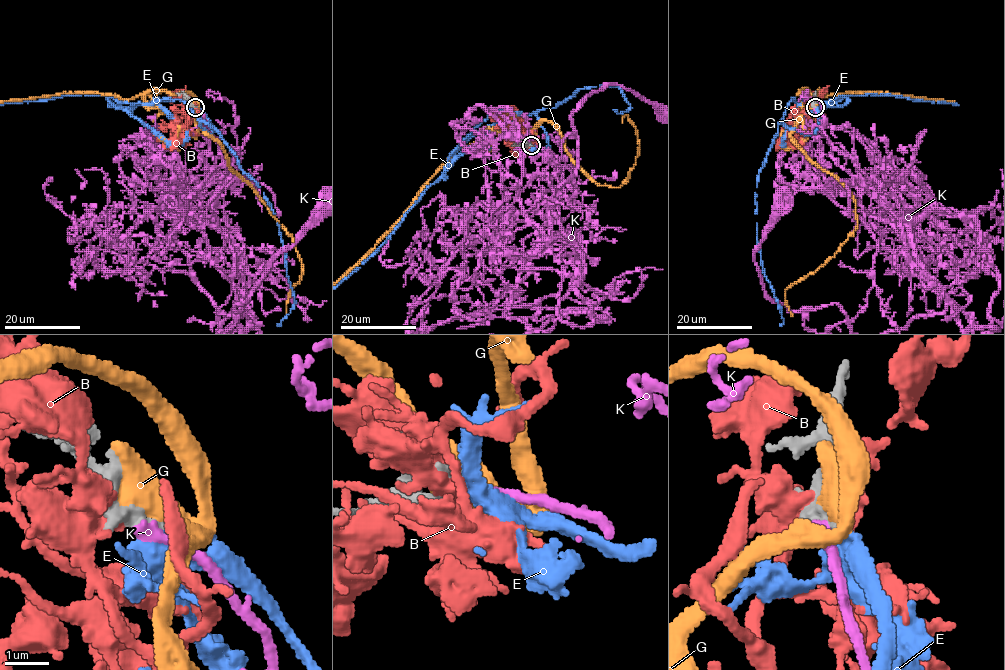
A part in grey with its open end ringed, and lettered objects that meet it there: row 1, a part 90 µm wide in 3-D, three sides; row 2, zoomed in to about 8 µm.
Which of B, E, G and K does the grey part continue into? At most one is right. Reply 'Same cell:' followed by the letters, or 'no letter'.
Same cell: E

